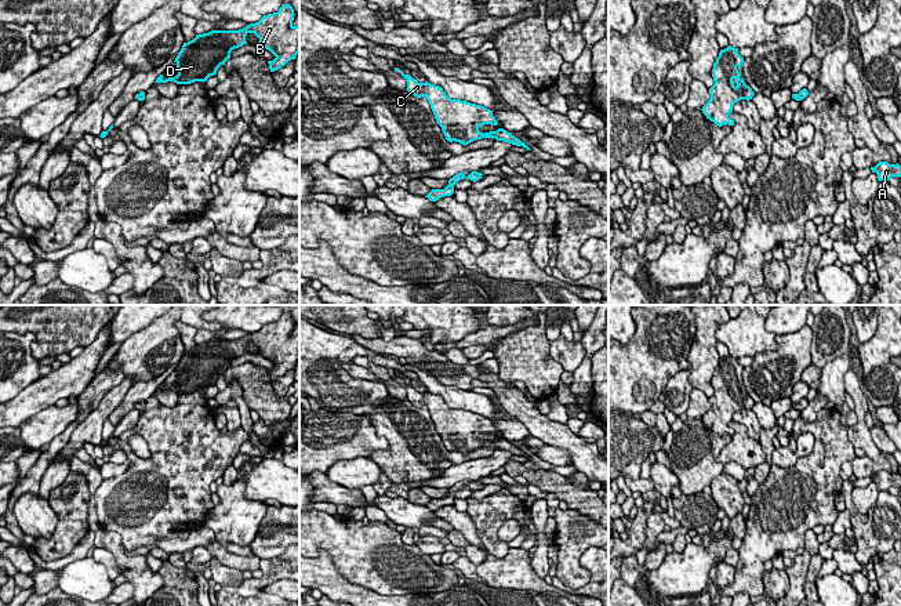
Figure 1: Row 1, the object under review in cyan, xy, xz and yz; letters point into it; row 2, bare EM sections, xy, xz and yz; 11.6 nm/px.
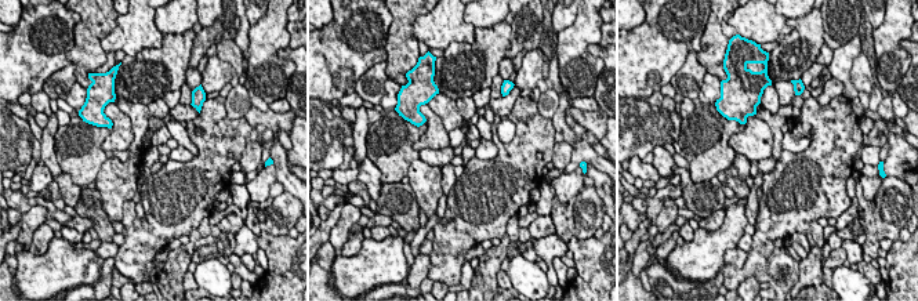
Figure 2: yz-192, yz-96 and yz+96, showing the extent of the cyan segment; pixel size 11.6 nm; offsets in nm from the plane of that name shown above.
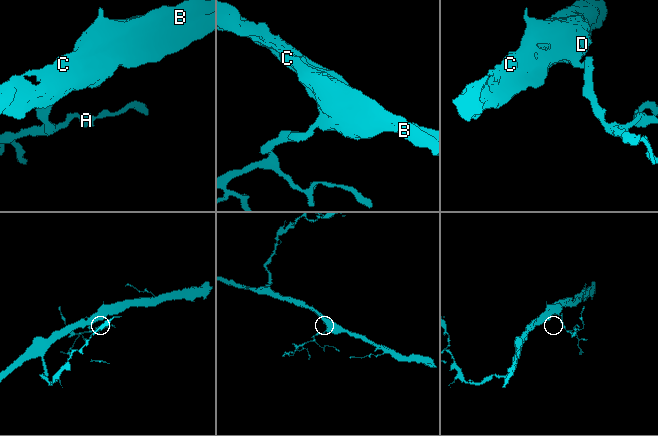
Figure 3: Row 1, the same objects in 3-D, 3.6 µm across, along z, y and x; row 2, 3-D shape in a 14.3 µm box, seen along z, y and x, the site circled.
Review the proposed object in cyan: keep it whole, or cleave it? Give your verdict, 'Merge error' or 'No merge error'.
No merge error

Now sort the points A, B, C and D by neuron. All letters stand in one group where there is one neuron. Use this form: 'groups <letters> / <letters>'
groups A B C D

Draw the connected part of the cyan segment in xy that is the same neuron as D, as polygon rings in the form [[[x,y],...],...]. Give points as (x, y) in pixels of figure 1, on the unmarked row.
[[[281,313],[277,322],[264,324],[258,331],[243,338],[196,344],[193,349],[184,352],[174,370],[178,384],[166,389],[160,384],[155,392],[207,391],[210,385],[217,384],[221,374],[225,374],[235,358],[247,353],[248,342],[254,342],[259,348],[257,353],[276,366],[273,370],[268,370],[270,381],[275,381],[295,369],[299,362],[299,335],[293,334],[294,324],[290,313]]]

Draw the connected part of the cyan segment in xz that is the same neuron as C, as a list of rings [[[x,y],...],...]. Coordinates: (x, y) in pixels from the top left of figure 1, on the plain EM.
[[[395,377],[395,381],[400,381],[406,388],[407,400],[410,403],[417,407],[425,406],[428,409],[435,428],[442,436],[442,440],[448,451],[455,450],[462,454],[468,454],[482,447],[495,447],[497,450],[509,451],[530,460],[524,451],[504,438],[484,443],[479,440],[480,435],[498,433],[493,425],[493,420],[466,410],[451,409],[446,404],[442,396],[428,391],[418,392],[410,384],[404,384],[399,377]]]

